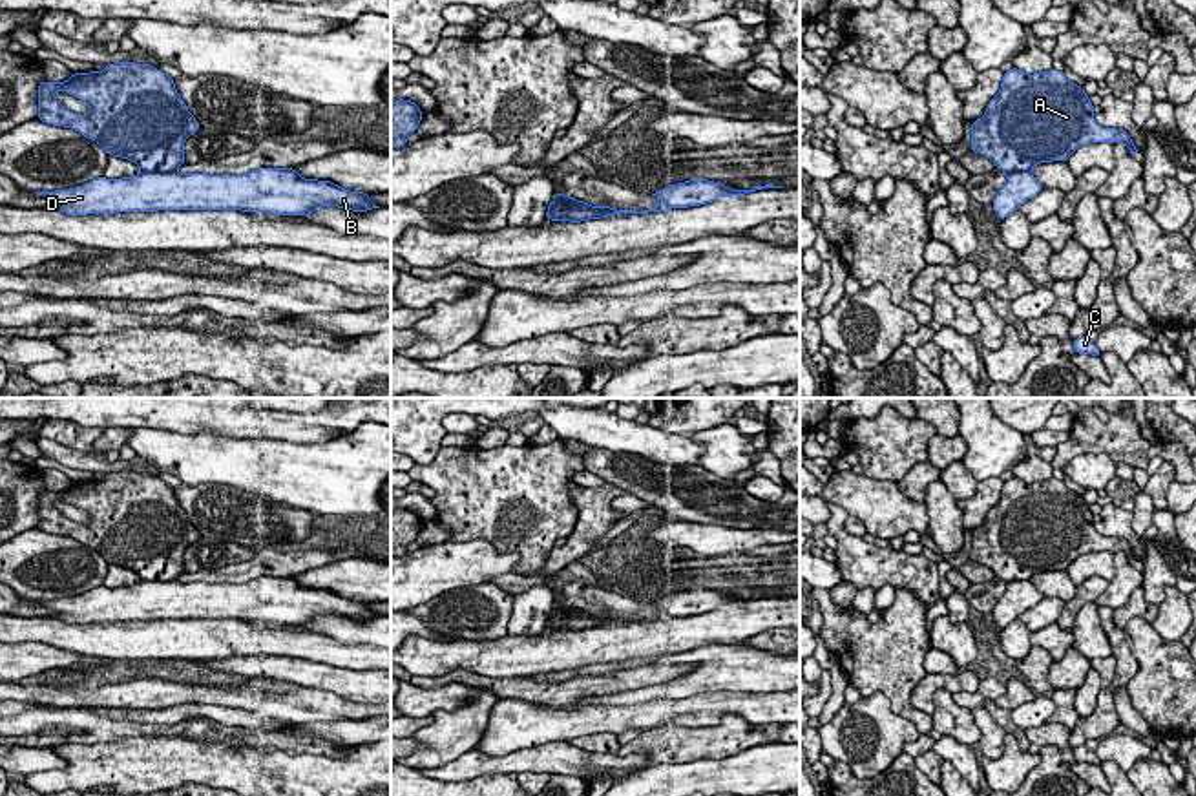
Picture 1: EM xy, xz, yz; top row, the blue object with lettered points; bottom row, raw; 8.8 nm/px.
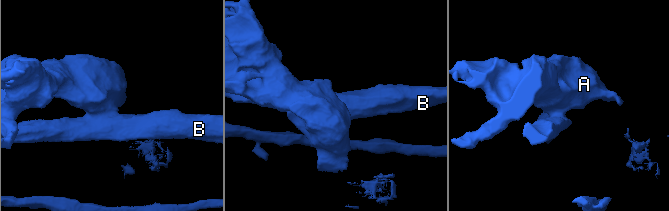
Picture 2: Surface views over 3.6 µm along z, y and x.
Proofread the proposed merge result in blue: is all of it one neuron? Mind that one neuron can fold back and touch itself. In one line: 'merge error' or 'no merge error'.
merge error

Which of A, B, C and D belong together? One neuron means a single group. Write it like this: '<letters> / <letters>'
A C / B D

